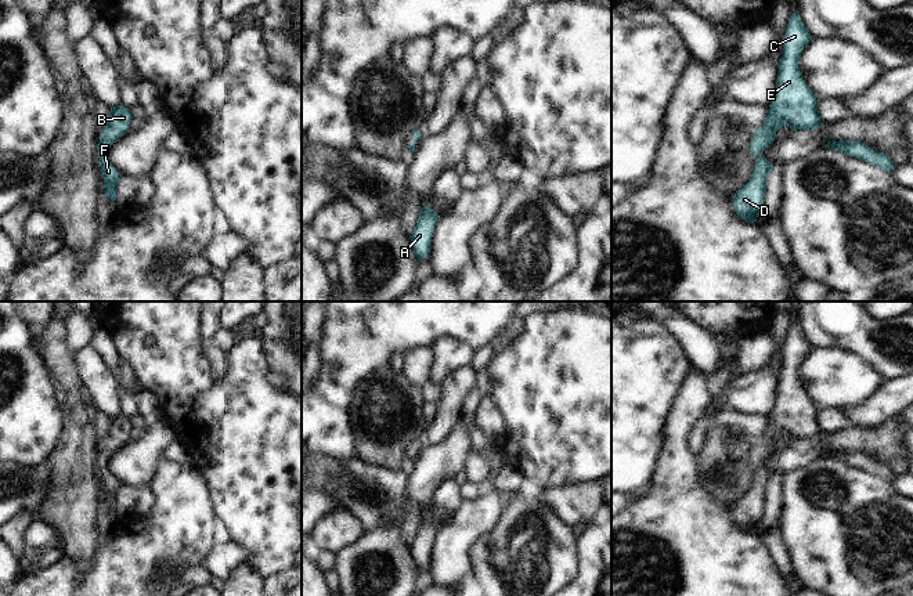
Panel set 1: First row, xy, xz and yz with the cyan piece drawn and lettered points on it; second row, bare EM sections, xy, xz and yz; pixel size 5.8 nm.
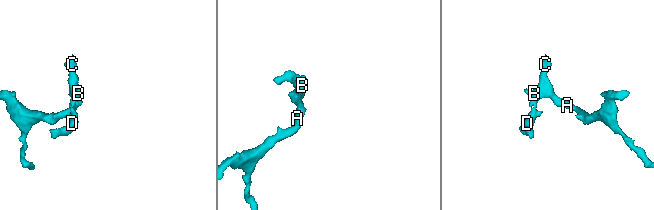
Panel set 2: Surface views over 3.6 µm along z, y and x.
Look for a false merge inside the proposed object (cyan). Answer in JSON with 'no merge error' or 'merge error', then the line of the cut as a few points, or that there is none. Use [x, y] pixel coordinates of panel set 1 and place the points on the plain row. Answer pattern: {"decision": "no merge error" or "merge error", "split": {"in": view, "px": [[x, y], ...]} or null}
{"decision": "no merge error", "split": null}

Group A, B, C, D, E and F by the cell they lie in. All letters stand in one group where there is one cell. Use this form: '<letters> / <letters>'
A B C D E F

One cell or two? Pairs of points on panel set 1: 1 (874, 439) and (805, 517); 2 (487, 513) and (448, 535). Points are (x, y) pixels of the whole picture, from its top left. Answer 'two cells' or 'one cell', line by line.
1: two cells
2: one cell

